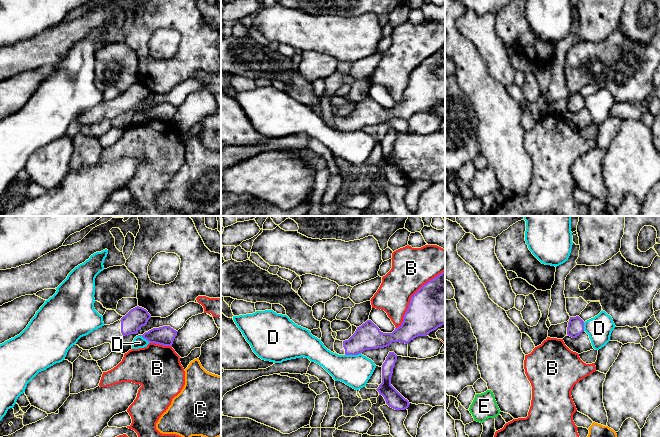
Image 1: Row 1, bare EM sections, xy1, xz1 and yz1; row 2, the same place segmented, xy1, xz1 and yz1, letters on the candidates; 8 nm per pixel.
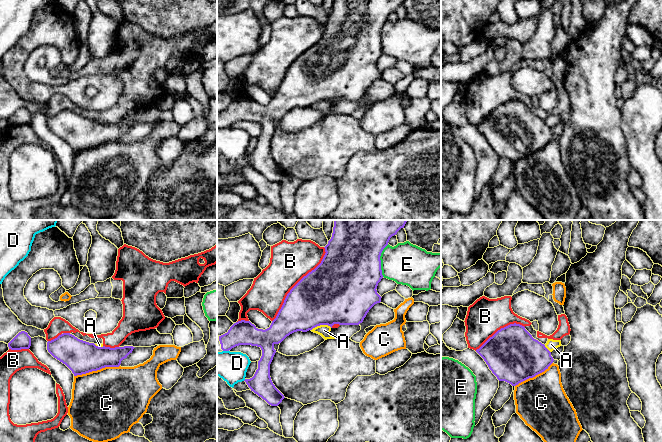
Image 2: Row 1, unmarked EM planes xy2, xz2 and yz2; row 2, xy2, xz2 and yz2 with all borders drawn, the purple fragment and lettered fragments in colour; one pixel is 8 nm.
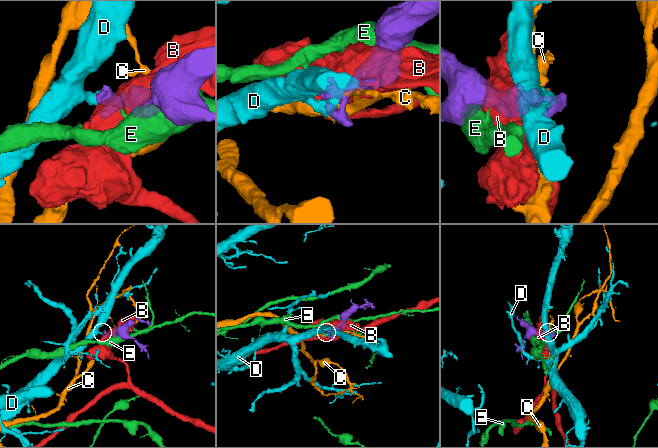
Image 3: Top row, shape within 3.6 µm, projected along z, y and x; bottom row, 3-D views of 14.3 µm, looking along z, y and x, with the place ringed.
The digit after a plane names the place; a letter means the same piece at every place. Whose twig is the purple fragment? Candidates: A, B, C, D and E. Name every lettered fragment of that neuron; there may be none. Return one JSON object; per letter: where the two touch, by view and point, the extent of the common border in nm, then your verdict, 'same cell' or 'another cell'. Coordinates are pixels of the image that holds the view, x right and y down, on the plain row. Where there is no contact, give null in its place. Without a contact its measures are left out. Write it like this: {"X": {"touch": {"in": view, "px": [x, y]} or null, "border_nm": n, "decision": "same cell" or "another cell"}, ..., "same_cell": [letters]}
{"A": {"touch": {"in": "xz2", "px": [321, 100]}, "border_nm": 170, "decision": "another cell"}, "B": {"touch": {"in": "xz2", "px": [297, 59]}, "border_nm": 750, "decision": "another cell"}, "C": {"touch": {"in": "xy2", "px": [96, 146]}, "border_nm": 380, "decision": "another cell"}, "D": {"touch": {"in": "xz1", "px": [352, 130]}, "border_nm": 130, "decision": "another cell"}, "E": {"touch": {"in": "xz2", "px": [380, 36]}, "border_nm": 260, "decision": "another cell"}, "same_cell": []}

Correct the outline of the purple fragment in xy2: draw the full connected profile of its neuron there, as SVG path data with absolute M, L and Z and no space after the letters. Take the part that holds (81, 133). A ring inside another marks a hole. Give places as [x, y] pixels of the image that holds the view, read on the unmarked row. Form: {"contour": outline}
{"contour": "M63 109L47 118L48 128L65 140L74 152L97 147L105 143L119 143L121 137L132 129L133 122L98 123L78 115L70 109Z"}

